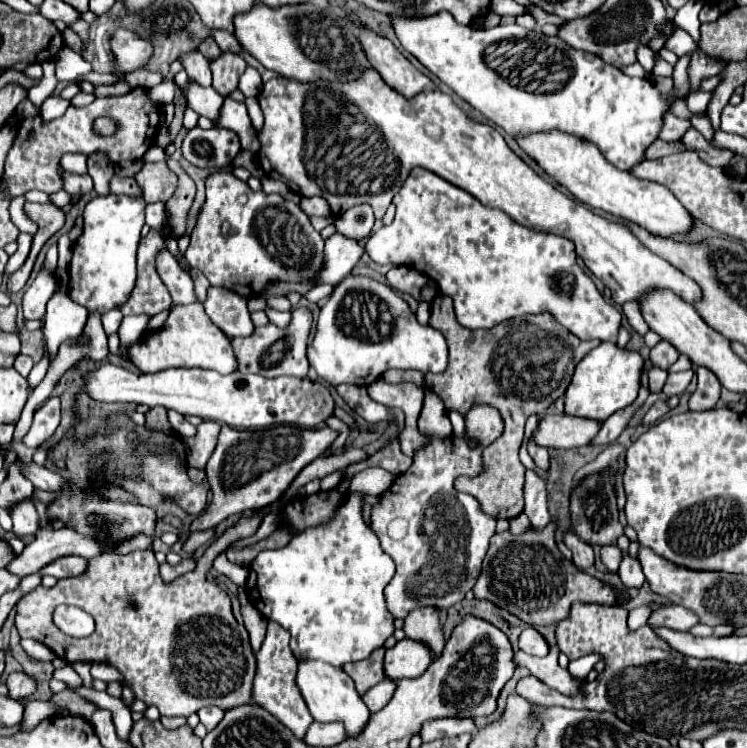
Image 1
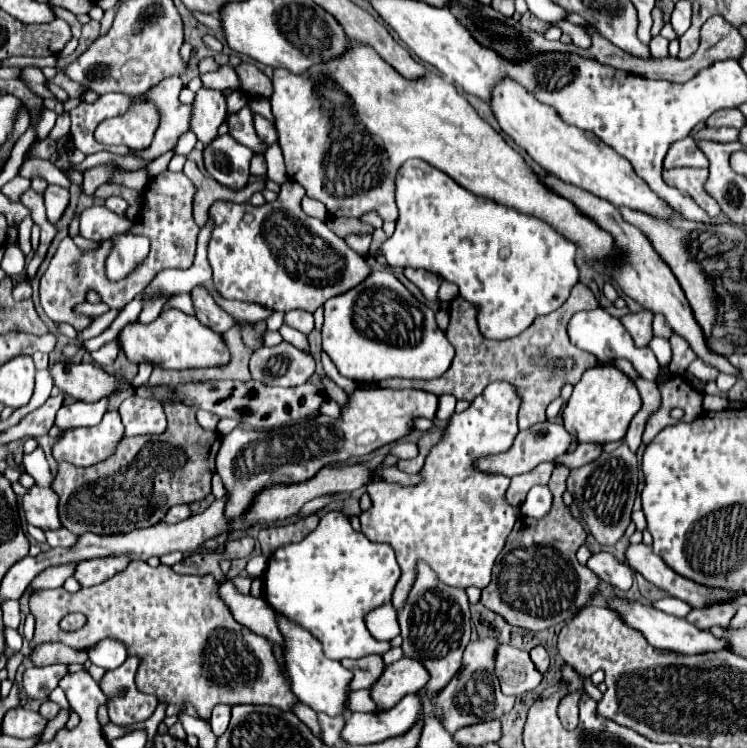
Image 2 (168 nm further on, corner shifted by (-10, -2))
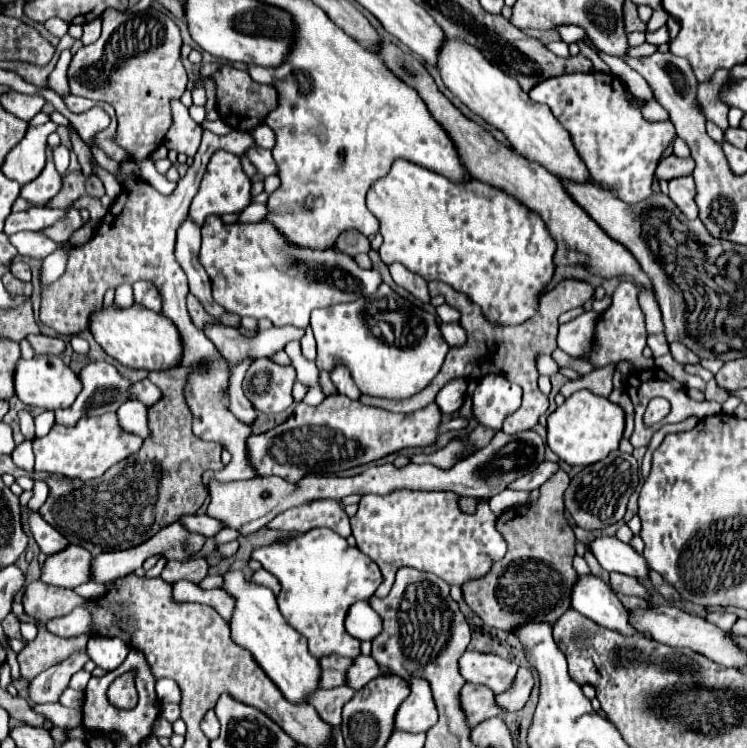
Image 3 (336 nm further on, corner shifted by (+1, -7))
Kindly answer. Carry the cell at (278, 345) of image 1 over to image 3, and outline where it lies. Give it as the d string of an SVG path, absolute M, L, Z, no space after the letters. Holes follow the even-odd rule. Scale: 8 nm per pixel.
M255 360L243 380L243 392L255 410L277 414L293 404L293 366L279 366L273 360Z

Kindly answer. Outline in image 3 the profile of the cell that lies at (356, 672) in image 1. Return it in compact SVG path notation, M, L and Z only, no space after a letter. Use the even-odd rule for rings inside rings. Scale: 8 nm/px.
M323 656L319 660L321 676L319 676L319 688L335 688L345 684L345 672L351 666L353 660L343 656Z

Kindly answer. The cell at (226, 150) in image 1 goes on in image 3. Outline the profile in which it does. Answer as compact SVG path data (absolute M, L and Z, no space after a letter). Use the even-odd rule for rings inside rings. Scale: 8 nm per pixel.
M217 150L209 164L207 164L207 170L205 170L205 176L201 180L201 188L197 192L197 196L193 198L193 204L191 204L191 210L189 210L189 216L199 224L203 226L203 220L205 216L209 214L239 214L243 212L247 206L251 204L251 180L249 176L243 172L241 168L241 162L239 162L239 156L231 154L231 152L225 152L225 150Z

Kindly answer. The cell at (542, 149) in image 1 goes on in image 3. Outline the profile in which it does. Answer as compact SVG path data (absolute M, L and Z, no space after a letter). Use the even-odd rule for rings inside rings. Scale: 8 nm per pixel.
M451 40L441 46L441 52L437 56L437 70L445 82L445 86L477 116L481 116L487 124L499 128L511 142L513 148L517 148L519 154L525 158L539 162L545 166L551 174L563 176L575 182L587 182L589 172L581 156L577 154L575 146L571 144L569 132L557 124L555 116L545 104L537 104L521 90L517 80L501 72L497 66L493 66L481 50L473 48L471 44L465 44L465 40Z

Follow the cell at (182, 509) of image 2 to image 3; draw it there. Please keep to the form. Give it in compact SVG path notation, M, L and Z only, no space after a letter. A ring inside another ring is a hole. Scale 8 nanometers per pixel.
M203 514L203 516L183 516L181 520L179 520L189 532L201 532L201 534L205 534L205 536L217 536L217 532L219 530L223 530L225 528L225 524L221 524L219 520L213 520L211 516L207 516L207 514Z

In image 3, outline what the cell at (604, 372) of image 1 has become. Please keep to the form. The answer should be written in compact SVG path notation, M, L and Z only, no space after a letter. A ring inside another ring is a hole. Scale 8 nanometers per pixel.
M579 390L547 418L547 446L571 466L589 466L619 448L623 428L625 414L617 404L595 396L589 390Z

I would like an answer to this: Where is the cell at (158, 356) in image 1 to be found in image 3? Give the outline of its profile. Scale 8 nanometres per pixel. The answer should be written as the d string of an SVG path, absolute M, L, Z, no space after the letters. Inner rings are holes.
M115 304L101 308L89 318L89 330L95 342L117 362L129 368L145 368L145 370L169 370L175 368L181 360L181 336L173 322L159 312L147 310L141 304L133 304L129 308L119 308Z

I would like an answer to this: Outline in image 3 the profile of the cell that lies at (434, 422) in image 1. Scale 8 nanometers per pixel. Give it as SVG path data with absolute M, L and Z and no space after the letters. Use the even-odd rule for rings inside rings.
M453 378L451 382L447 382L441 388L435 402L441 406L441 410L445 414L453 414L463 406L465 394L467 394L467 380L465 378Z

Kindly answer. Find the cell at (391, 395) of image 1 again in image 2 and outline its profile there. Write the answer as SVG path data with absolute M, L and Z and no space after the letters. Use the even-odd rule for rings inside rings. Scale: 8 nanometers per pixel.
M358 389L350 395L350 403L342 409L342 419L334 421L326 415L318 415L294 425L286 425L272 431L248 431L236 427L228 435L222 435L222 445L216 455L216 473L220 475L226 493L228 503L224 509L226 519L238 519L248 511L248 505L252 505L252 499L264 489L272 487L274 483L302 483L312 479L322 467L344 463L350 457L368 455L374 449L394 443L400 437L404 437L408 431L412 431L412 419L414 417L434 417L438 407L438 397L420 389Z

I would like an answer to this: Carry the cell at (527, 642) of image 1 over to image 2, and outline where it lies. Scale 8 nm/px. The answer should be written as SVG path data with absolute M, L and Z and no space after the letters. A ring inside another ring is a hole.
M536 645L536 647L530 651L530 657L532 657L532 661L534 661L534 665L536 665L538 671L544 673L544 671L548 669L550 659L548 659L548 653L546 653L546 649L544 649L542 645Z

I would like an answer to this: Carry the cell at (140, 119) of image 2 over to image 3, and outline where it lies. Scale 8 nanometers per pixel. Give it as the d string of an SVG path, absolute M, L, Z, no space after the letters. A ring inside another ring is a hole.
M113 8L105 10L103 16L103 32L97 42L83 46L71 60L69 66L69 88L75 96L83 96L89 100L105 100L117 112L117 144L131 154L133 162L145 160L153 150L157 150L165 132L169 130L171 118L171 100L179 100L187 88L187 72L181 64L181 34L177 24L171 18L133 18Z

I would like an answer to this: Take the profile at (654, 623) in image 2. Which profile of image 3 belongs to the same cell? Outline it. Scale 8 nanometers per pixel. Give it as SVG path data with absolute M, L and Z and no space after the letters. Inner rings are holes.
M593 574L577 576L571 592L571 602L573 610L581 612L589 620L605 628L619 630L625 636L637 634L637 630L629 624L629 610L621 606L615 592L599 576Z

